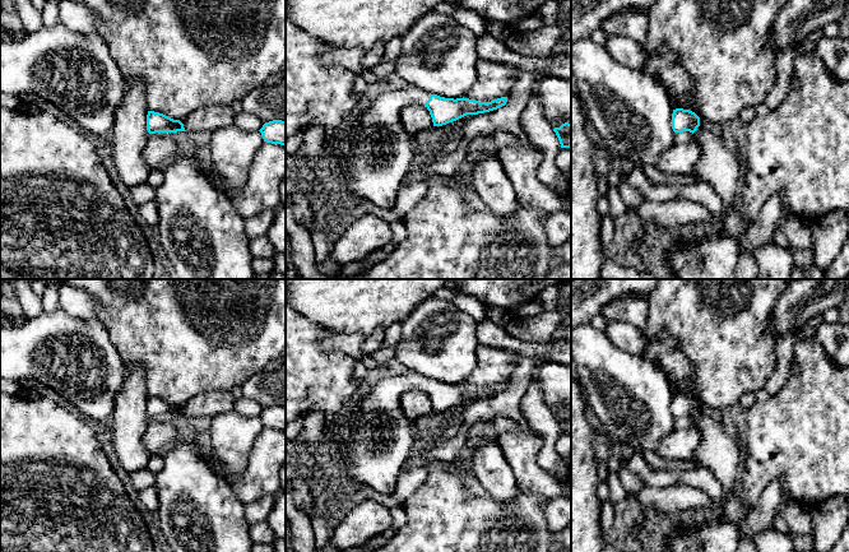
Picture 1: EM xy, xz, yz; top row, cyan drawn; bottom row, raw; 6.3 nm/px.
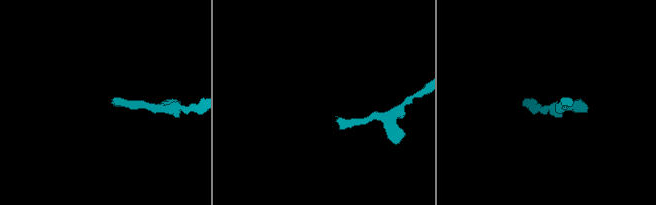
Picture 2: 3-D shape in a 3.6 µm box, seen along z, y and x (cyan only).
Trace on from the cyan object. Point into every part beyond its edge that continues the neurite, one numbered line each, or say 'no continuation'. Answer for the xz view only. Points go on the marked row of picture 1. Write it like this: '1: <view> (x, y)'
1: xz (381, 149)

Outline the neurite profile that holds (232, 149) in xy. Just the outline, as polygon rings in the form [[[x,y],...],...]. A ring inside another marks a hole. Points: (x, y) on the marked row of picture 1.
[[[235,124],[212,131],[212,164],[229,189],[237,190],[245,185],[251,162],[263,143],[260,131],[246,131]]]

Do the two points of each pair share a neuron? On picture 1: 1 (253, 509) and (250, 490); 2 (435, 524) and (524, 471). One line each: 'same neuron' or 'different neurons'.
1: different neurons
2: different neurons

